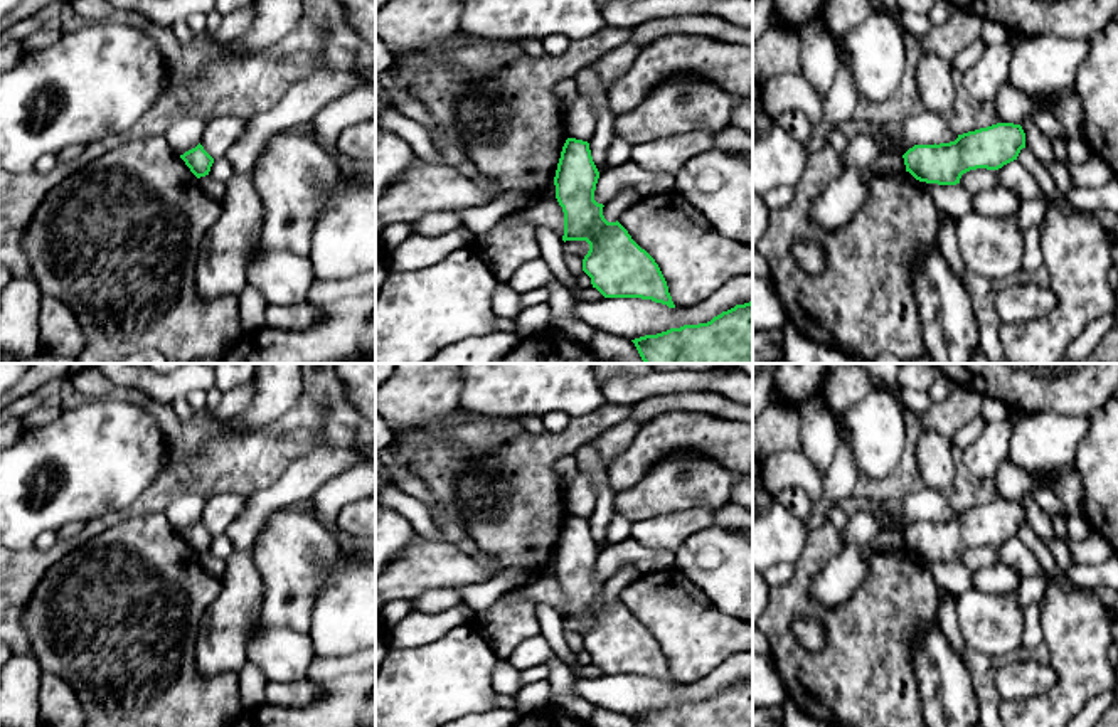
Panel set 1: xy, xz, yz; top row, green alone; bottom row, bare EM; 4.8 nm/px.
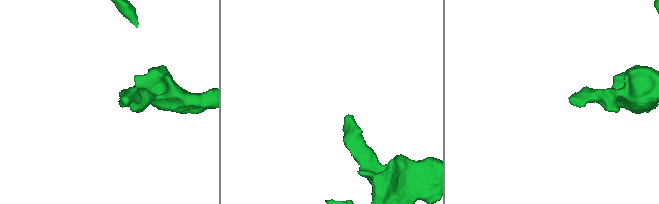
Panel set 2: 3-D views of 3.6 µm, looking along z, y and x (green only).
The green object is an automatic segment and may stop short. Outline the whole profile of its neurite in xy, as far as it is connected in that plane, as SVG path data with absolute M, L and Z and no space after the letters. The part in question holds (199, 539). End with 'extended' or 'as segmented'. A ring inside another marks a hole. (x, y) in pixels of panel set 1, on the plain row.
M200 520L195 525L180 532L180 535L197 555L209 552L214 540L214 535L204 527Z | as segmented

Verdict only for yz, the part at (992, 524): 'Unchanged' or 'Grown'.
Unchanged

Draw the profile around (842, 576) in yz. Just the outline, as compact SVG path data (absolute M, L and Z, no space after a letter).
M884 530L867 544L844 544L812 579L807 596L822 608L838 608L865 582L874 555L902 549L906 549L904 535L896 530Z

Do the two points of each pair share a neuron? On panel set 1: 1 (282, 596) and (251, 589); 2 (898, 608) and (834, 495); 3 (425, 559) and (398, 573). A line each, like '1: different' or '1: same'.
1: different
2: different
3: same

